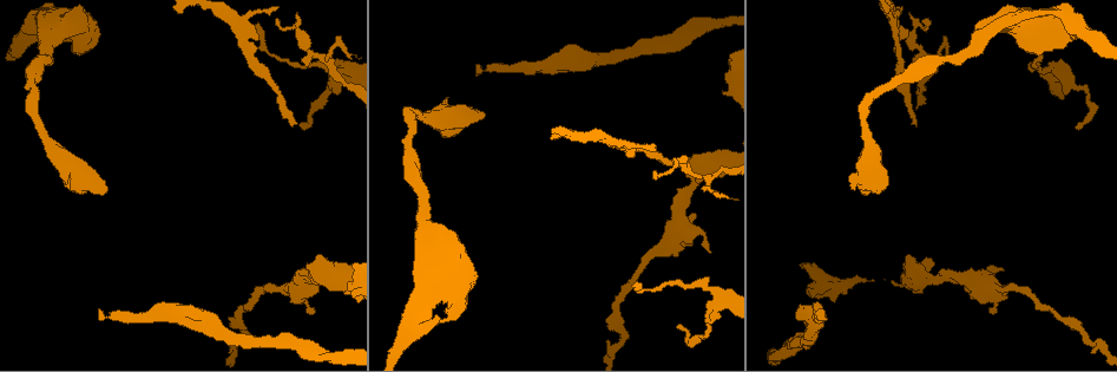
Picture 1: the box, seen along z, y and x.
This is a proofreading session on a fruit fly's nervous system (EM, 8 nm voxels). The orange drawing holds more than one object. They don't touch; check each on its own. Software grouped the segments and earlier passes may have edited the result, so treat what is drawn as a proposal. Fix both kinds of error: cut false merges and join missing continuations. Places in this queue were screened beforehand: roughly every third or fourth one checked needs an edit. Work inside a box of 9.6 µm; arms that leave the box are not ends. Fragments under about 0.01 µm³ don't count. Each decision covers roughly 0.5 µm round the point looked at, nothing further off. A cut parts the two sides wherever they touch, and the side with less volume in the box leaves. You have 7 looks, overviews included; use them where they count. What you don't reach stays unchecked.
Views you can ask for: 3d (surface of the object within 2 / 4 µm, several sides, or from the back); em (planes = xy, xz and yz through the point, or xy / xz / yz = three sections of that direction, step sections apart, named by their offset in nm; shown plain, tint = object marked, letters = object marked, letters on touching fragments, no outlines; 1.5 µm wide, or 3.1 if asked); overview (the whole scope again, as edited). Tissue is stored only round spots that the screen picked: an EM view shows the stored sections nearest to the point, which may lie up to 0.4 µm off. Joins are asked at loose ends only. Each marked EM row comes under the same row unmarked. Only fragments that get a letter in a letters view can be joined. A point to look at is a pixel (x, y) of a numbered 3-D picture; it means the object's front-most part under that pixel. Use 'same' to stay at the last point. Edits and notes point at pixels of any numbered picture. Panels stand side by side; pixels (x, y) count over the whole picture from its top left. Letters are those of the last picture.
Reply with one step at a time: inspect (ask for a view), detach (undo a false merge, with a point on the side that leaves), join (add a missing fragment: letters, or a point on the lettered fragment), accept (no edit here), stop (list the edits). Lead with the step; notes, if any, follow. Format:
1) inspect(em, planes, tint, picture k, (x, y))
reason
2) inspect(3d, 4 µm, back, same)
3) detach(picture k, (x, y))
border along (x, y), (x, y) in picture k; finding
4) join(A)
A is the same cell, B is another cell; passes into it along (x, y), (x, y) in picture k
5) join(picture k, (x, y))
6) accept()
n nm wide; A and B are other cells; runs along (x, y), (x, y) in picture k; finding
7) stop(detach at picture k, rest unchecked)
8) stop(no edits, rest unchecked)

inspect(em, yz, step 4, letters, picture 1, (820, 309))
branch stops here

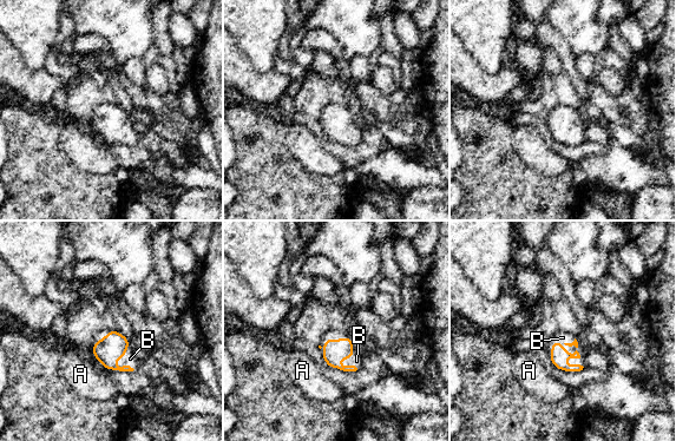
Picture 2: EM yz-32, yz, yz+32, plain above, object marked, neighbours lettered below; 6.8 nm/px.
inspect(em, xy, step 4, letters, same)
another direction

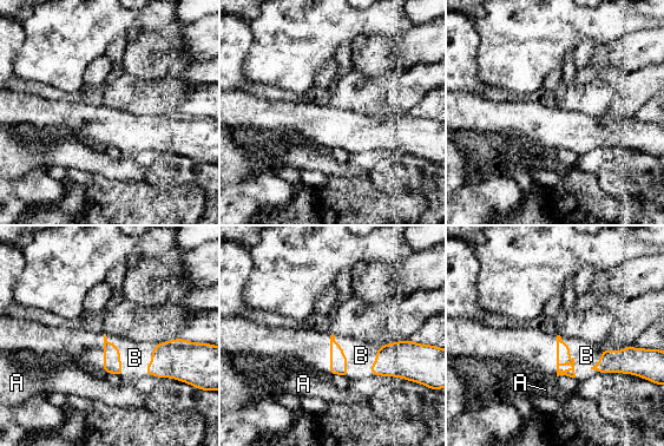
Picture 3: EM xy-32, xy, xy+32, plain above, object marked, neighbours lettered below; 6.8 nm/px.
join(B)
110 nm wide; B is the same cell, A is another cell; passes into it along (563, 351), (557, 363), (586, 355) in picture 3; the neuron continues

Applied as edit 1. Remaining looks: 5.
inspect(overview)
see it whole again

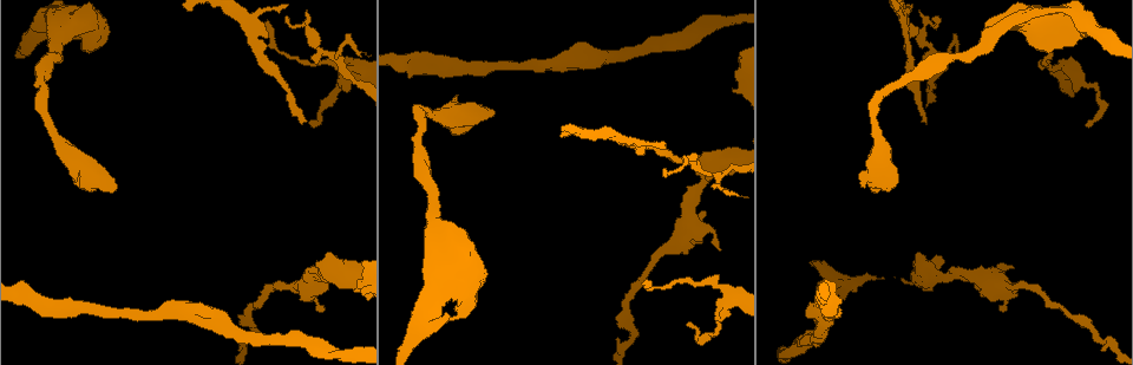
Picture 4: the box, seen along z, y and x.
inspect(em, planes, letters, picture 4, (316, 64))
thin end

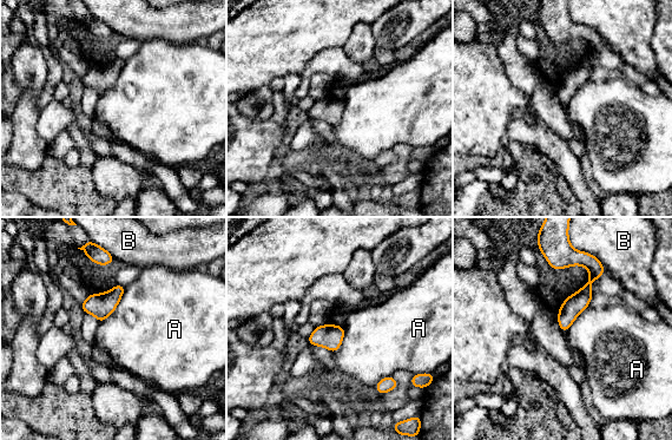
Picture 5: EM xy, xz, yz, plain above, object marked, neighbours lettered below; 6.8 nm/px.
accept()
A and B are other cells; border along (125, 287), (117, 307), (99, 323) in picture 5; none of them fits

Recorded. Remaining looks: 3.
inspect(em, planes, tint, picture 4, (266, 21))
tapers out

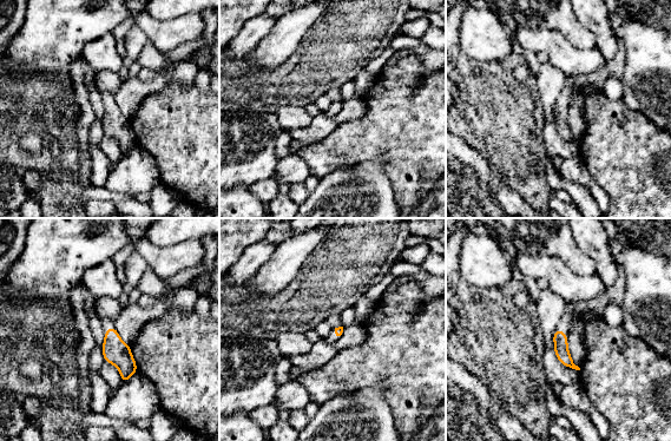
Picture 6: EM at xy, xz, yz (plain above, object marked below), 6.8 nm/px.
inspect(em, planes, letters, same)
what lies round it

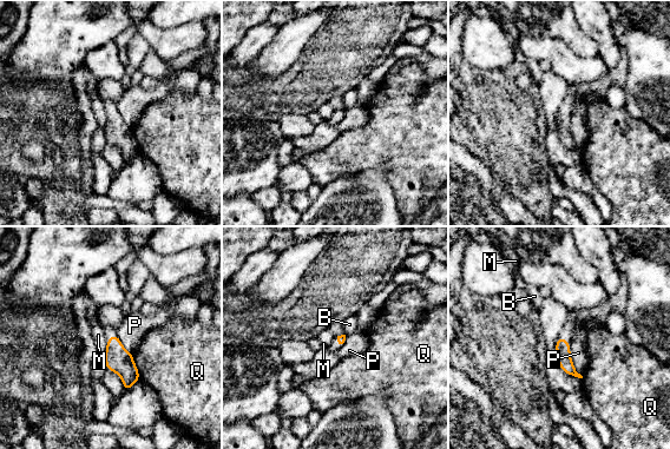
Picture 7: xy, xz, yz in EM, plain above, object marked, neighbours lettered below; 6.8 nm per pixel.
accept()
B, M, P and Q are other cells; border along (107, 338), (107, 348), (104, 352) in picture 7; none of them fits

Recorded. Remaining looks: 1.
stop(join at picture 3, rest unchecked)

